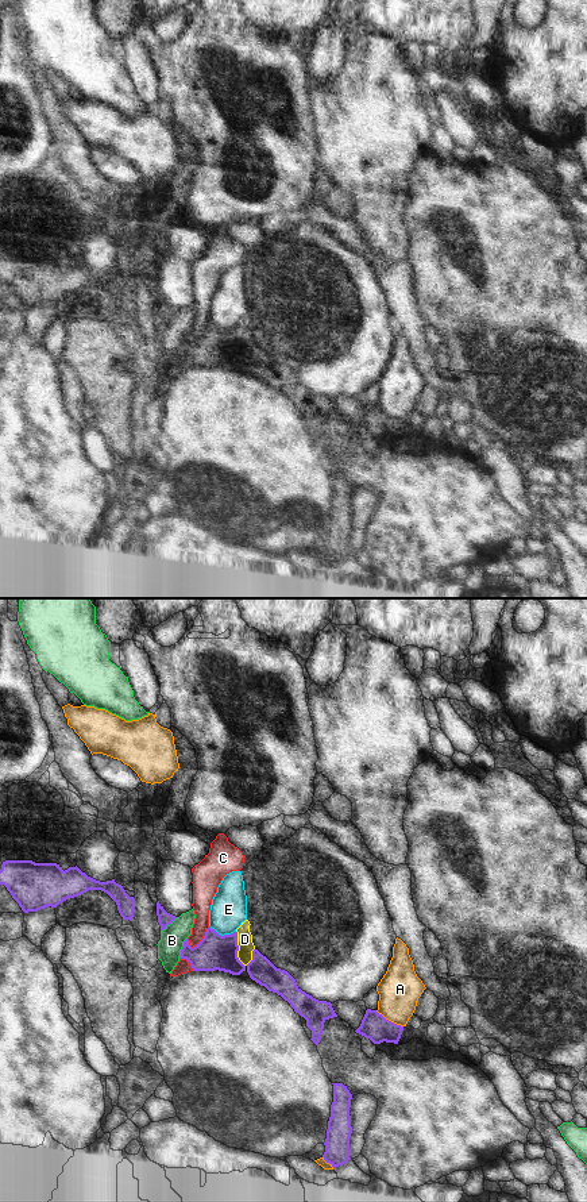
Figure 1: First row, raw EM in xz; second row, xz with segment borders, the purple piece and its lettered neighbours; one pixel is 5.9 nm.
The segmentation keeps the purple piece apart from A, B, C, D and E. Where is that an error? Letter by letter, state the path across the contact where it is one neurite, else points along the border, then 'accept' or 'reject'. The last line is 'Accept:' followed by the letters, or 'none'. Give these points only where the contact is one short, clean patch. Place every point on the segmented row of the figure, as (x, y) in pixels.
A: reject
B: reject
C: along xz (209, 927), (194, 946), (190, 947), (188, 944) | reject
D: accept
E: reject
Accept: D

